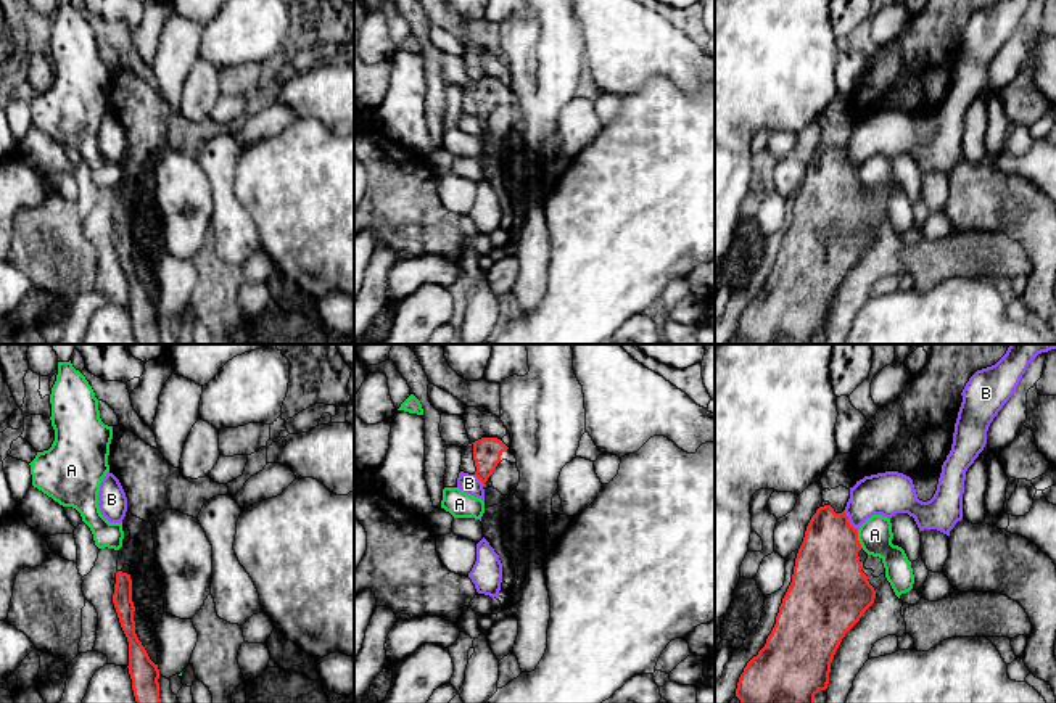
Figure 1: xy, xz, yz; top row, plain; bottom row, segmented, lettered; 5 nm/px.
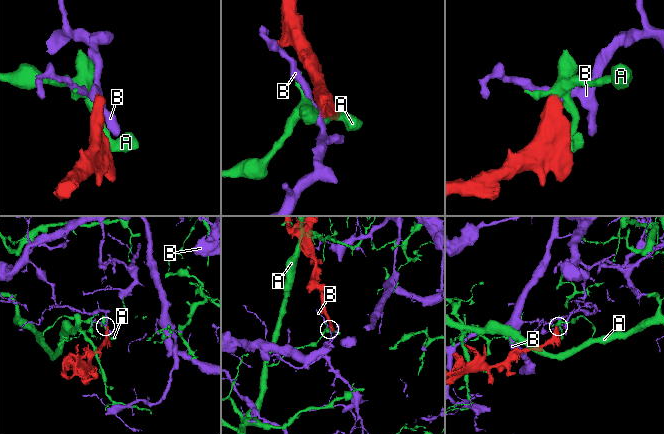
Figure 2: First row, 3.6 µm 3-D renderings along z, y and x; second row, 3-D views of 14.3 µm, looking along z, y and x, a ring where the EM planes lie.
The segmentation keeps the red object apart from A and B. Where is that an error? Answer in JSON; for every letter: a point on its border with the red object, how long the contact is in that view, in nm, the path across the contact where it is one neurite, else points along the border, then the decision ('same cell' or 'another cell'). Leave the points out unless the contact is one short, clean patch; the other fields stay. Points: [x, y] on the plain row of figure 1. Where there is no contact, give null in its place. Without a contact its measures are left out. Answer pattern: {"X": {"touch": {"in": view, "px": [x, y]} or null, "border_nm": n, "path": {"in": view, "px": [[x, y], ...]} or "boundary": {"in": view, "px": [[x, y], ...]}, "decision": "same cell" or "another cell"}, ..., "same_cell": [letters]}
{"A": {"touch": {"in": "yz", "px": [857, 179]}, "border_nm": 100, "decision": "another cell"}, "B": {"touch": {"in": "yz", "px": [847, 160]}, "border_nm": 120, "boundary": {"in": "yz", "px": [[844, 150], [857, 169]]}, "decision": "another cell"}, "same_cell": []}

